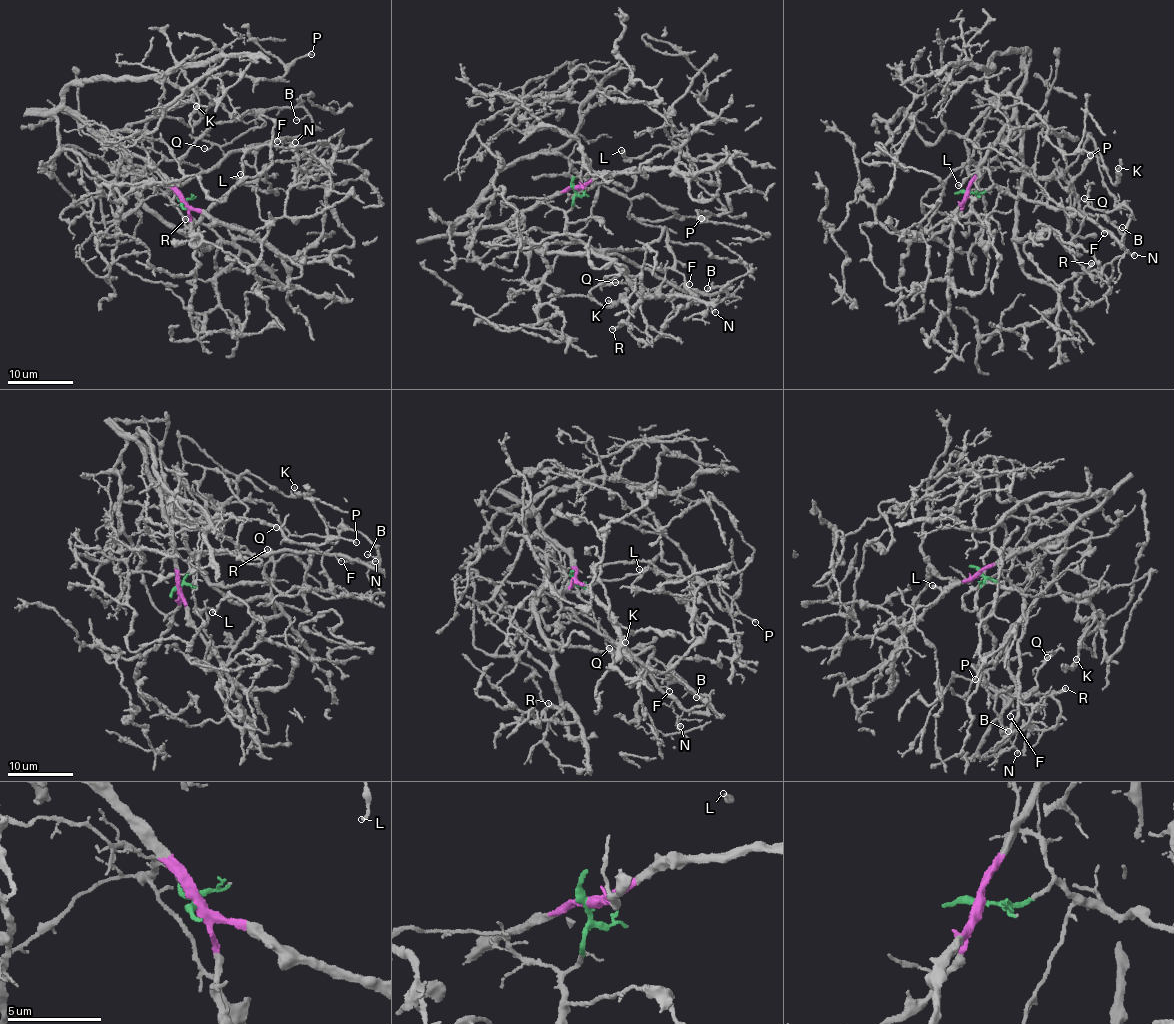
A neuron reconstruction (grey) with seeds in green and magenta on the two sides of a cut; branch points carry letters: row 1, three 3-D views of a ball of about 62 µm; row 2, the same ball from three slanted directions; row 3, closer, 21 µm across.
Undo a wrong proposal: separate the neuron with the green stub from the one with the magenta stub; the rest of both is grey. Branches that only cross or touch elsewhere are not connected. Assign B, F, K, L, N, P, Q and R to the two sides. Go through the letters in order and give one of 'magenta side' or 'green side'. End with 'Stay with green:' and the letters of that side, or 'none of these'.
B: green side
F: green side
K: magenta side
L: magenta side
N: green side
P: magenta side
Q: green side
R: magenta side
Stay with green: B, F, N, Q

